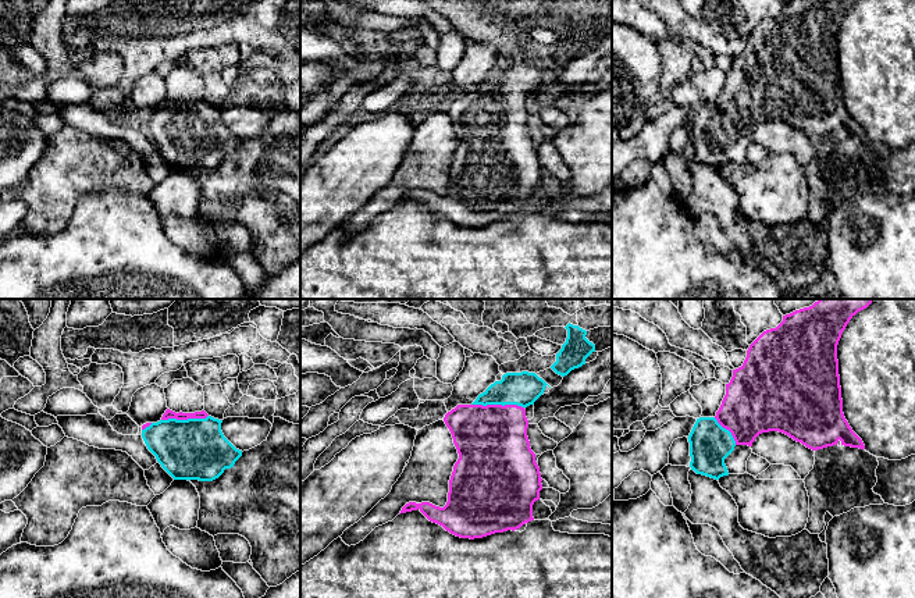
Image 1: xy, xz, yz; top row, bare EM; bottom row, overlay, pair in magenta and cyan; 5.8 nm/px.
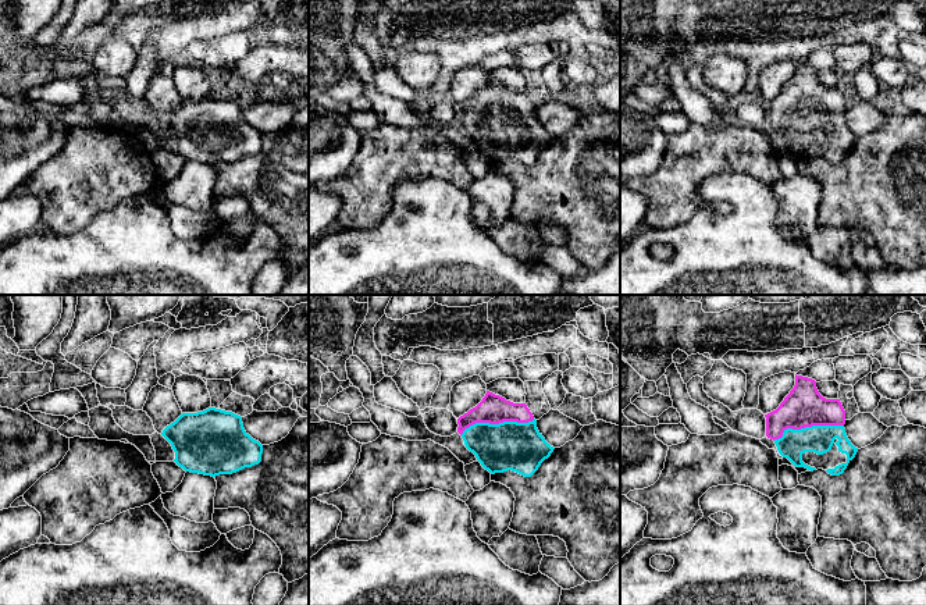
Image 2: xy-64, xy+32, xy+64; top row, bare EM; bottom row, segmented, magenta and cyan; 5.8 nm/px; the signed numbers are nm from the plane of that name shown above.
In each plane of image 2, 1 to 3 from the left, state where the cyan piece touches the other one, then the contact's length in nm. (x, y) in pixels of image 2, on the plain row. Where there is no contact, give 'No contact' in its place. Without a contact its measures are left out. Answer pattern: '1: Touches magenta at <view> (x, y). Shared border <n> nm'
1: No contact
2: Touches magenta at xy+32 (497, 111). Shared border 440 nm
3: Touches magenta at xy+64 (807, 114). Shared border 420 nm

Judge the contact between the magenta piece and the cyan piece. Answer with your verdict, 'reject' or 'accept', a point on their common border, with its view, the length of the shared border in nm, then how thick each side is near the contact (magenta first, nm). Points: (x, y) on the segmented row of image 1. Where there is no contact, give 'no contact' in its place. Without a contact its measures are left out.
accept | xz (498, 405) | 300 nm | 420/190 nm

